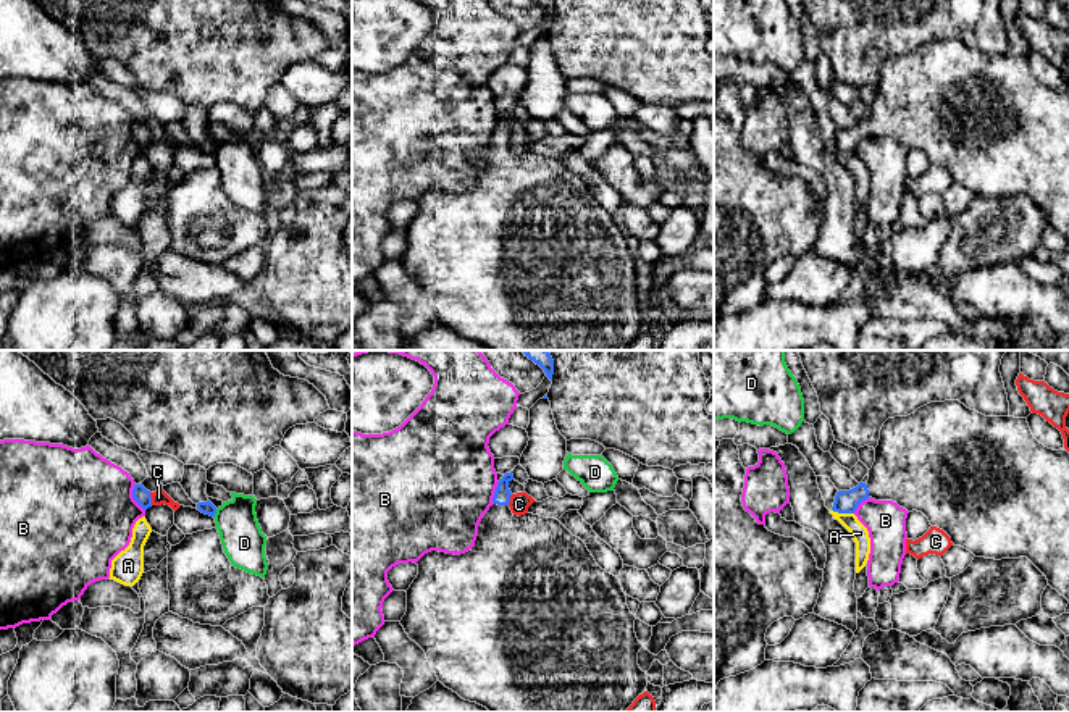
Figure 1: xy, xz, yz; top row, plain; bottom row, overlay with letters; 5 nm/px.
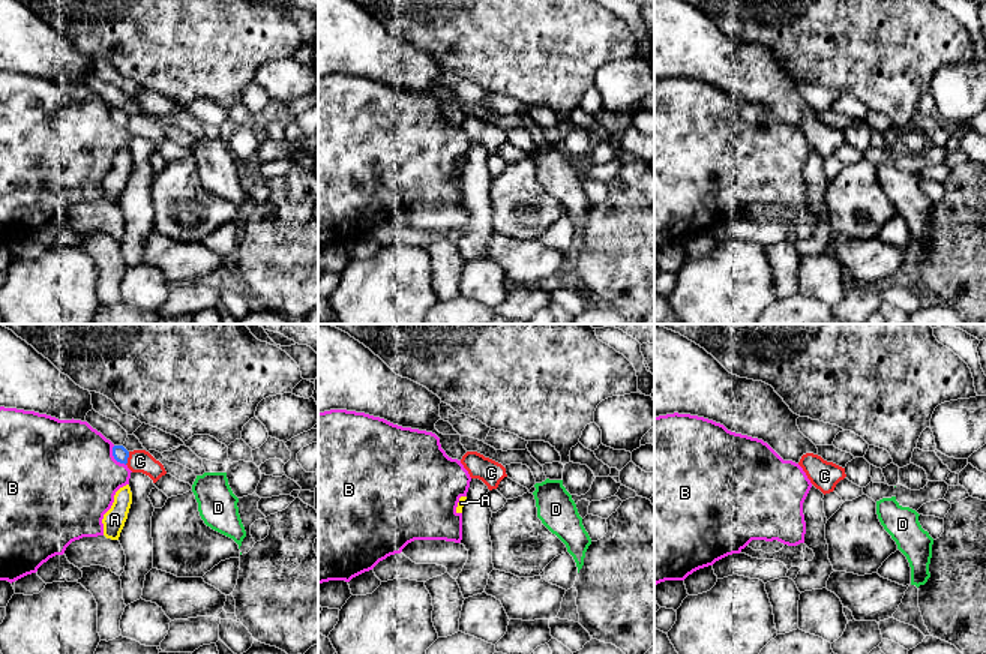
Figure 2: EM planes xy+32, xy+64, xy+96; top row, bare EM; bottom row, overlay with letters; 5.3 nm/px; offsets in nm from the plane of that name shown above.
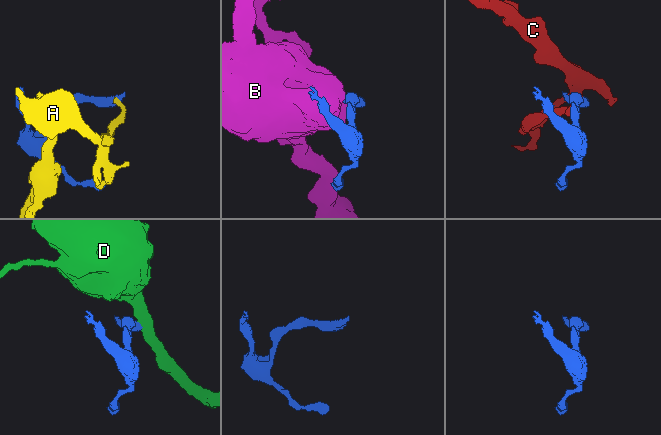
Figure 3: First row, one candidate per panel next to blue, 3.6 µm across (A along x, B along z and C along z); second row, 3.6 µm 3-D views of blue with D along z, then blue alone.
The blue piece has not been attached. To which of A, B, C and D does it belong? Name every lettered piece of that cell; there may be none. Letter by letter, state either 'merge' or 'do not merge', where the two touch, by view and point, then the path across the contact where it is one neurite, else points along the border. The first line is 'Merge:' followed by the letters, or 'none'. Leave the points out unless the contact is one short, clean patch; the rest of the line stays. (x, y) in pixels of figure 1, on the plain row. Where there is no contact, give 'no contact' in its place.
Merge: none
A: do not merge | yz (843, 150) | along yz (832, 147), (842, 152), (853, 152)
B: do not merge | xy (134, 136) | along xy (134, 123), (134, 139), (144, 149)
C: do not merge | xy (150, 138) | along xy (149, 131), (152, 142)
D: do not merge | xy (215, 150) | along xy (217, 147), (213, 155)

